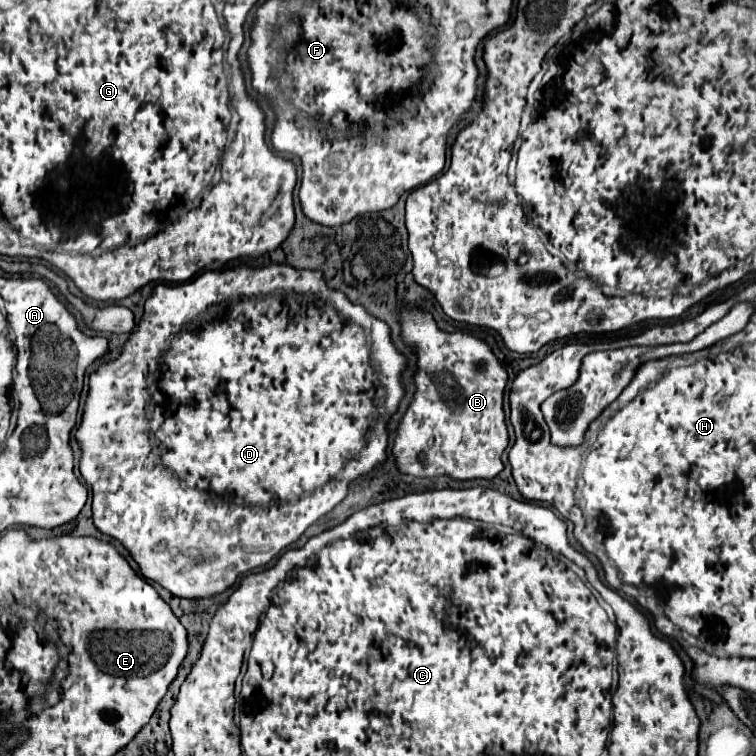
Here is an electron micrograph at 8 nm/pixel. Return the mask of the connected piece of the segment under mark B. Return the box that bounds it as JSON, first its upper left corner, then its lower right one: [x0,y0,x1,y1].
[392,305,509,481]

